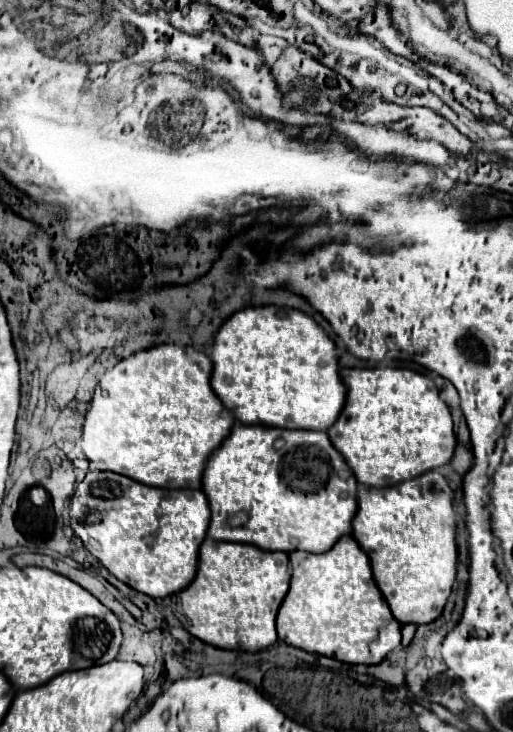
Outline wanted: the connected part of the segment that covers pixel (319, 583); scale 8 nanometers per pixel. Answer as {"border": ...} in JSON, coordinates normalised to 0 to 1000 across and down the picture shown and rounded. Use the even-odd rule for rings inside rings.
{"border":[[[684,731],[665,734],[637,755],[626,758],[610,758],[598,753],[571,753],[571,758],[563,758],[563,766],[571,769],[567,802],[540,837],[540,867],[548,876],[602,892],[653,898],[669,906],[692,906],[692,908],[739,906],[758,889],[782,881],[782,851],[770,848],[747,810],[727,794],[719,761]]]}

